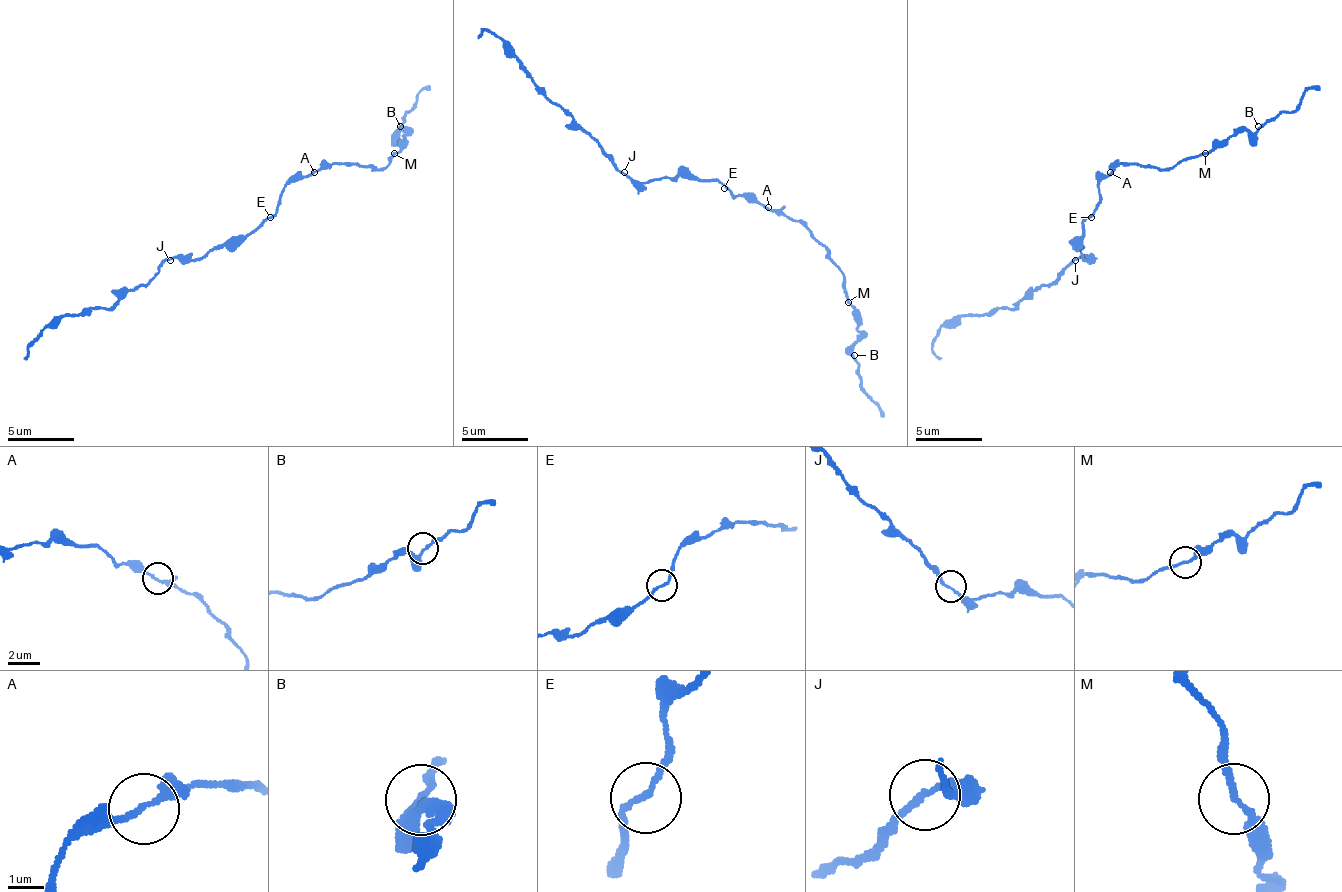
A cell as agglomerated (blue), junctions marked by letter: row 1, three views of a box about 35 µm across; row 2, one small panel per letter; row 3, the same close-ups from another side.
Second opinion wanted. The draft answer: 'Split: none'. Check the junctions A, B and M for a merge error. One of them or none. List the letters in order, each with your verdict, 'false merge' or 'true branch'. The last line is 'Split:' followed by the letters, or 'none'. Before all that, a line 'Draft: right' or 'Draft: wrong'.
Draft: right
A: true branch
B: true branch
M: true branch
Split: none

